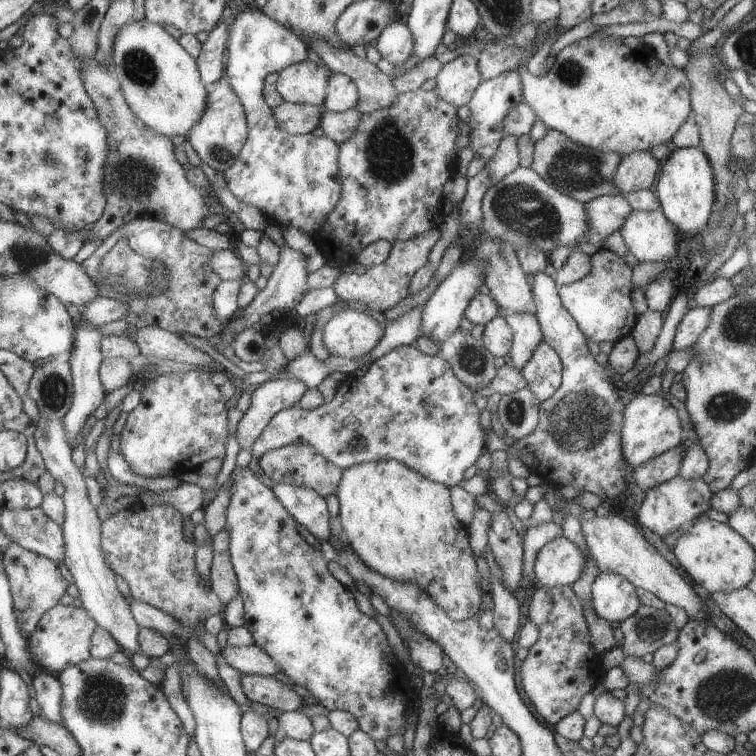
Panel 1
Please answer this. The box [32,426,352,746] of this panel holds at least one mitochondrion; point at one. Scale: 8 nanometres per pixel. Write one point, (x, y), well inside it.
(102, 698)

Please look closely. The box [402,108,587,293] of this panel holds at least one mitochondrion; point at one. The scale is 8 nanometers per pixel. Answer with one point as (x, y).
(520, 207)

